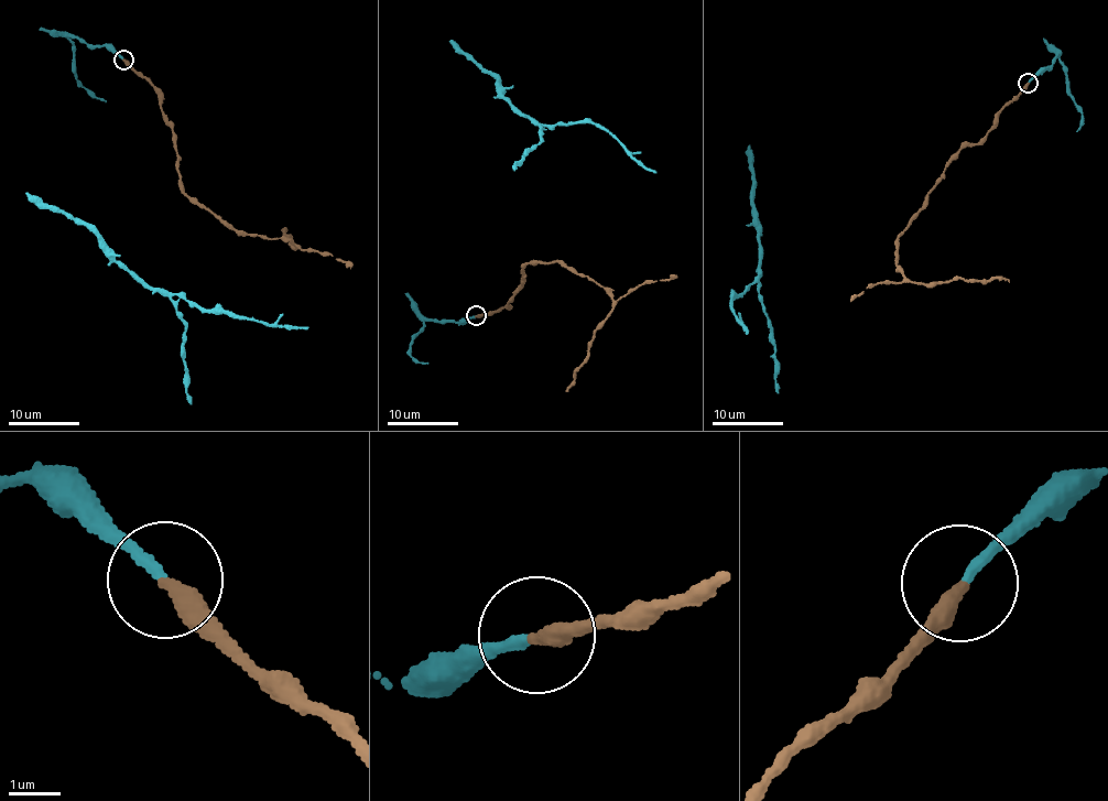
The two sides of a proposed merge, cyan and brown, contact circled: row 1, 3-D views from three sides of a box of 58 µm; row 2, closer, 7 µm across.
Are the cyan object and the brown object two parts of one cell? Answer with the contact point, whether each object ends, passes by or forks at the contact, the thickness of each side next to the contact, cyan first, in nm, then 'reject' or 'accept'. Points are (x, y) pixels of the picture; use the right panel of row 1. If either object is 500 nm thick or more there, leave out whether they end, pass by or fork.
(1028, 83) | cyan ends | brown ends | 200/360 nm | accept

